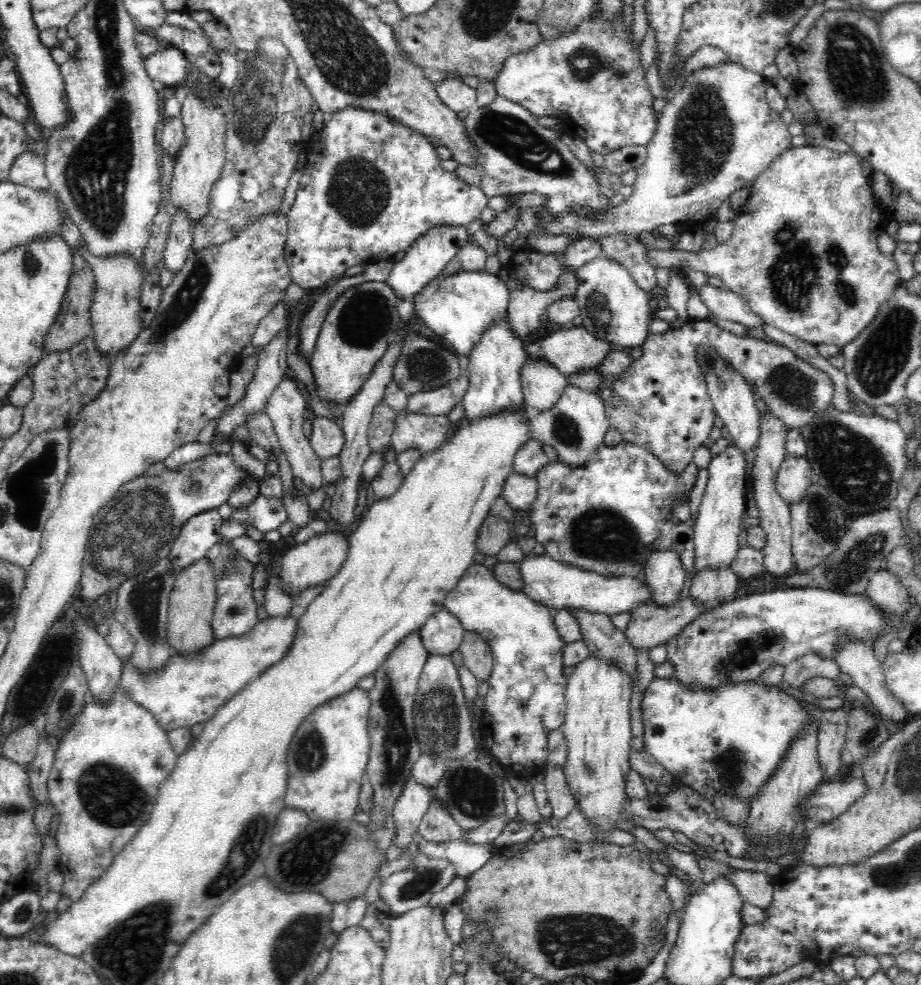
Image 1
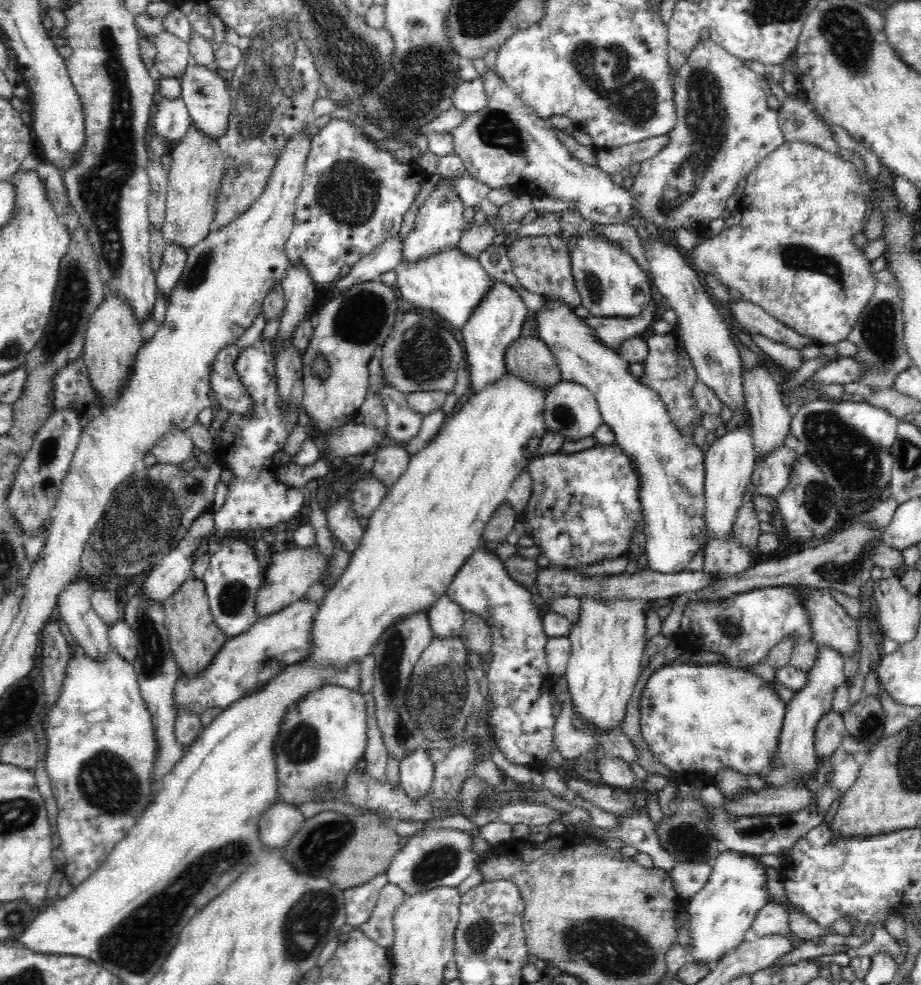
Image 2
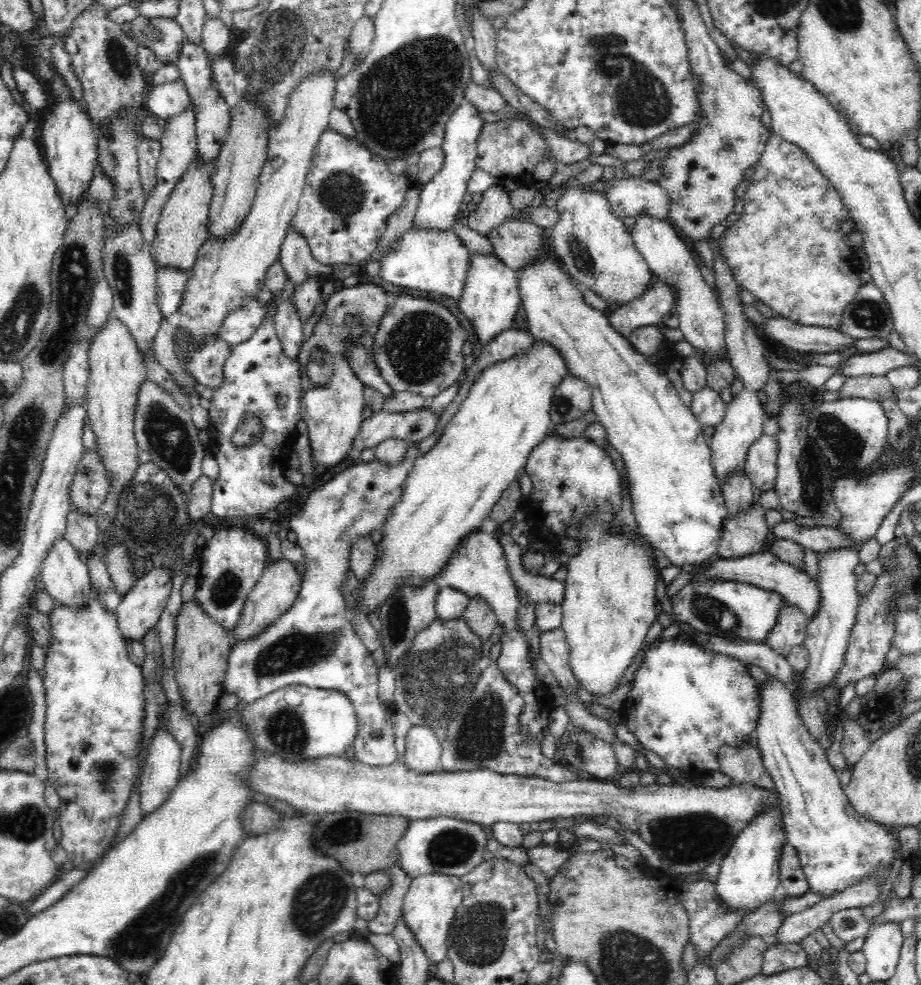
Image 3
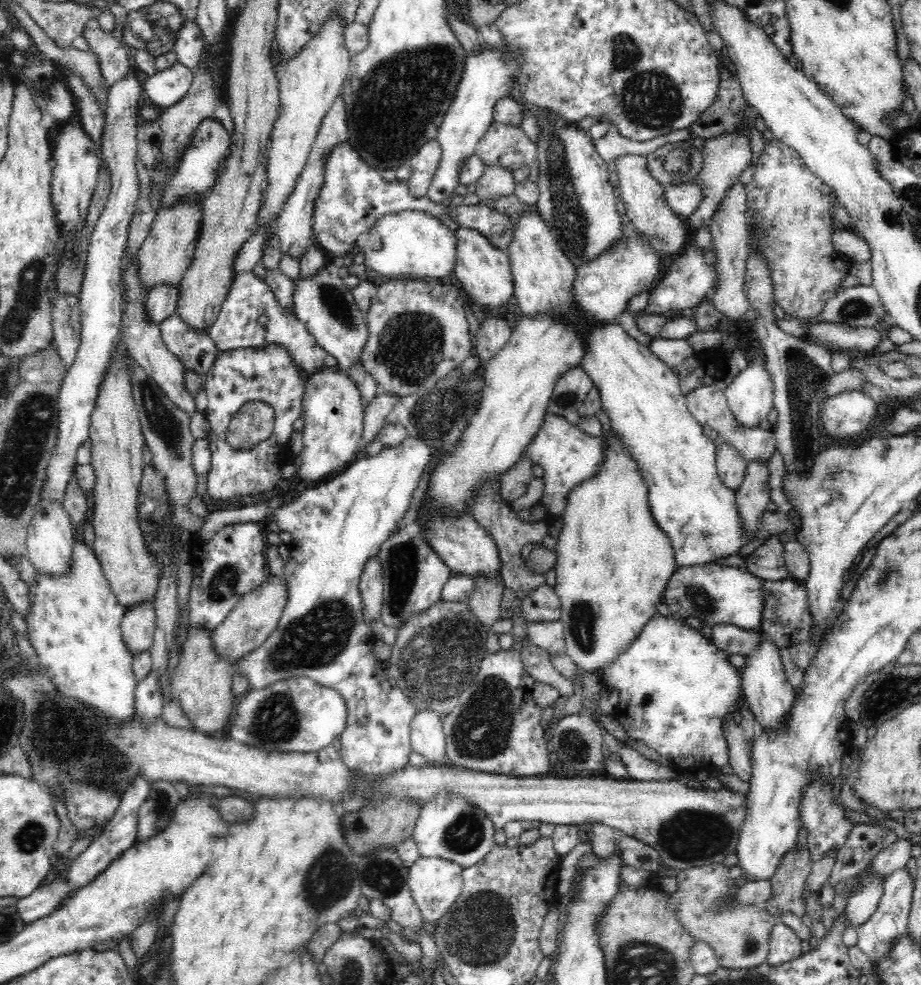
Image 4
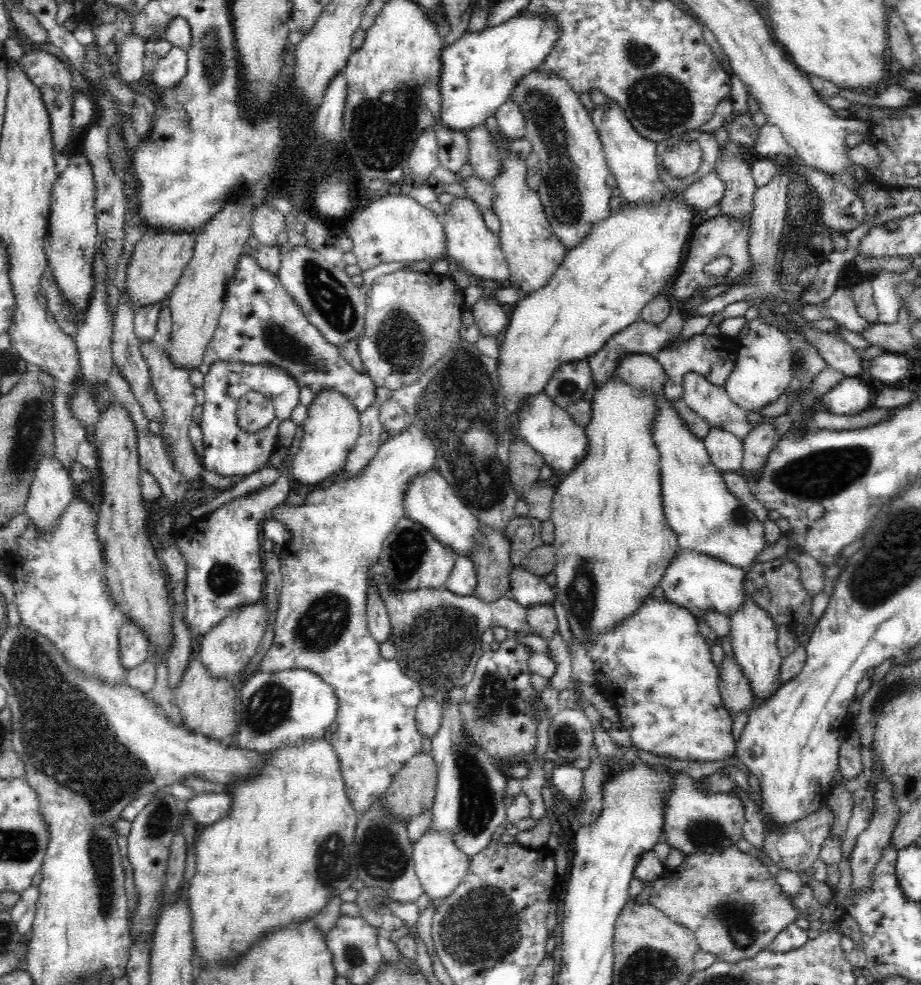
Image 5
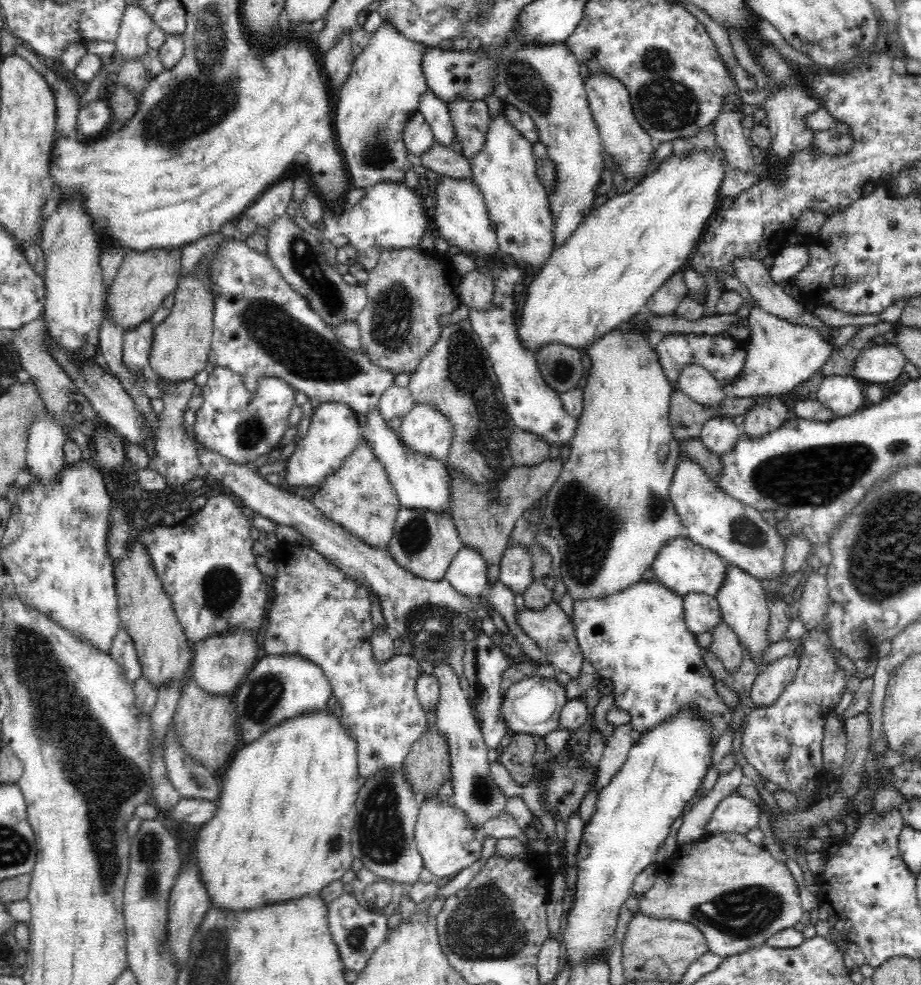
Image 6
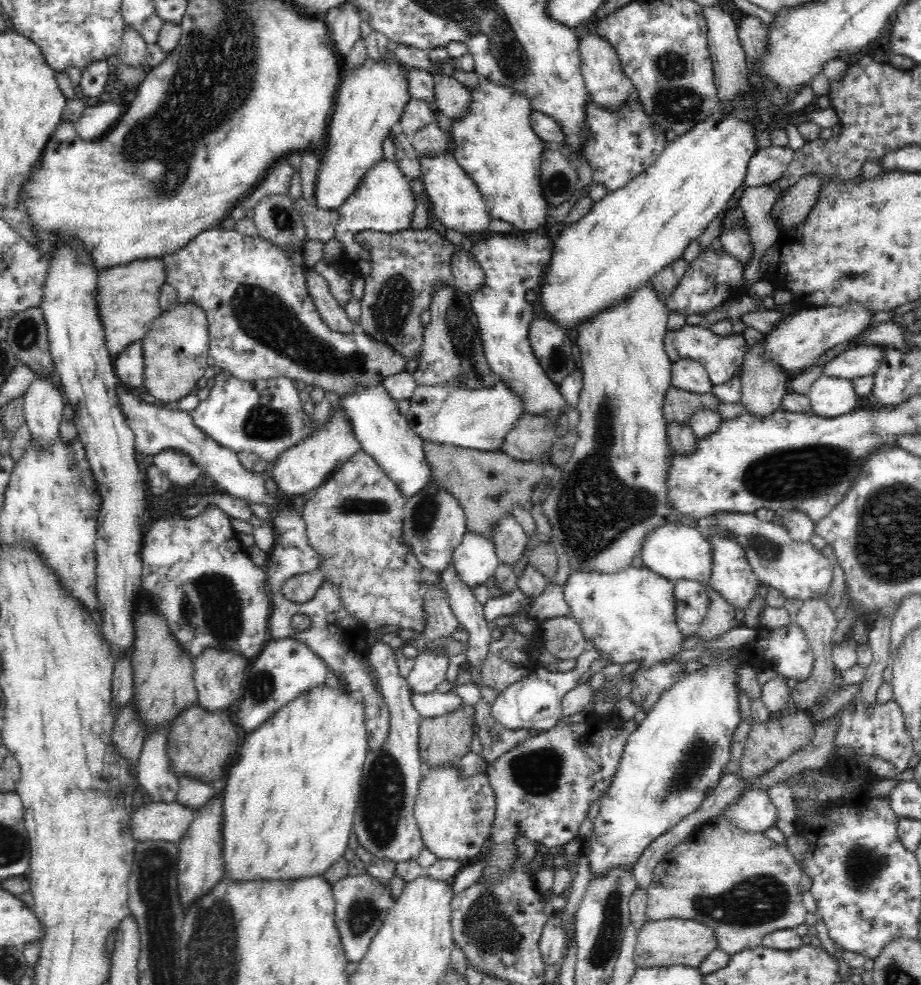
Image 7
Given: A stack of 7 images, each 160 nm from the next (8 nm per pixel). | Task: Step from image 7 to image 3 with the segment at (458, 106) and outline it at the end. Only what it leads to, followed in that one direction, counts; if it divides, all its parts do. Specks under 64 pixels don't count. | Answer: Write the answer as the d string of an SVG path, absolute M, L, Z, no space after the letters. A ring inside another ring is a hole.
M497 182L488 192L484 193L484 200L478 205L478 208L474 212L470 212L468 216L468 227L482 236L490 236L498 226L510 222L512 219L516 219L513 209L510 205L509 195L504 192L503 184Z

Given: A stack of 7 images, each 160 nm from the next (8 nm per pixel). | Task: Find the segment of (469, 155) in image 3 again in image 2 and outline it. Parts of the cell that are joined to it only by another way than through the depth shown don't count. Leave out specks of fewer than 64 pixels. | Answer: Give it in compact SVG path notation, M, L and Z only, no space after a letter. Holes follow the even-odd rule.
M437 187L434 192L423 202L416 214L416 223L402 243L402 264L416 264L420 260L426 260L434 254L450 252L458 247L462 234L468 230L463 218L465 207L455 190Z

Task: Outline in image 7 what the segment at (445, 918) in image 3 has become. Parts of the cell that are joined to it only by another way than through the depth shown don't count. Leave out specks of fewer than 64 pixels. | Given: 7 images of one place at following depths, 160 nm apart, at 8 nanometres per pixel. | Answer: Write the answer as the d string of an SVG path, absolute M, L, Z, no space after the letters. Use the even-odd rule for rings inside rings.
M456 766L426 770L415 804L415 820L423 848L432 852L436 860L456 860L464 865L475 862L481 858L491 837L495 811L496 793L486 774L467 778Z

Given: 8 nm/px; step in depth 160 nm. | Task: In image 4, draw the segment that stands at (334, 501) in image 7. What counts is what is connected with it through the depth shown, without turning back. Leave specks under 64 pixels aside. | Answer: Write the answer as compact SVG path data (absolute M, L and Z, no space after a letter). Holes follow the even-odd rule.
M380 389L377 397L372 402L369 402L364 410L363 433L357 454L363 456L362 450L376 438L377 432L382 429L386 415L397 406L399 398L399 395Z

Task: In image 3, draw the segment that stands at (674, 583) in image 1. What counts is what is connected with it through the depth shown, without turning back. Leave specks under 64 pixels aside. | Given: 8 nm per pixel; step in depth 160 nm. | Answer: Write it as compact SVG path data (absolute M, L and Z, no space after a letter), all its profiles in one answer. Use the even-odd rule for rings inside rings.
M544 258L542 262L536 262L534 266L526 268L524 272L519 274L518 288L521 306L523 310L526 310L528 326L530 327L528 332L535 341L546 342L547 344L552 345L552 347L562 355L568 374L580 378L586 382L586 384L590 385L593 398L592 410L595 412L595 415L607 432L606 440L608 440L613 448L616 448L620 453L624 466L626 467L633 513L637 522L637 531L642 535L642 539L646 541L646 544L648 544L652 550L668 558L670 564L673 564L674 566L687 569L706 563L714 557L714 552L716 552L716 547L720 540L722 526L728 519L728 511L723 500L722 488L718 485L717 476L712 467L708 439L706 439L702 433L703 426L698 422L696 415L680 401L680 397L678 397L678 393L674 389L672 383L668 380L668 377L666 375L660 375L654 365L650 365L647 356L636 351L629 339L624 339L612 326L610 326L610 322L603 311L596 310L584 302L582 292L574 287L574 283L570 281L570 278L571 277L567 272L561 270L561 264L557 264L553 258Z

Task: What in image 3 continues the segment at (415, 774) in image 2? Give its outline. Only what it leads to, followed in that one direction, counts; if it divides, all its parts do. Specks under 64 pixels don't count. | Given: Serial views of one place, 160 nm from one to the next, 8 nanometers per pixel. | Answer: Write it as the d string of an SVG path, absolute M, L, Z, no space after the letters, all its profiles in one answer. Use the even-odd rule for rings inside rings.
M411 726L406 736L406 752L399 760L416 774L436 774L441 770L441 744L426 726Z

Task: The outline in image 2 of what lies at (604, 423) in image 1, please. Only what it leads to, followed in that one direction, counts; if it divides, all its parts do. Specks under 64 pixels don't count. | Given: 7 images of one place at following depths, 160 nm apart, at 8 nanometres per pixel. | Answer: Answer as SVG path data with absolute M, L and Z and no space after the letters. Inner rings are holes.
M564 380L545 394L542 417L546 432L560 435L562 442L576 442L590 436L594 438L596 430L604 423L594 394L578 383Z

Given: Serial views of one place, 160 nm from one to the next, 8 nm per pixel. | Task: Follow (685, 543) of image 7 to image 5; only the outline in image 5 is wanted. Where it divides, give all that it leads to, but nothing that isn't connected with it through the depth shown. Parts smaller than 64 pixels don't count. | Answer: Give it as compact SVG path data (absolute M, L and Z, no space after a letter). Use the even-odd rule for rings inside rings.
M678 550L674 560L666 569L660 585L666 600L689 611L707 613L716 611L731 617L747 598L745 576L749 569L741 569L724 561L694 554L690 550Z

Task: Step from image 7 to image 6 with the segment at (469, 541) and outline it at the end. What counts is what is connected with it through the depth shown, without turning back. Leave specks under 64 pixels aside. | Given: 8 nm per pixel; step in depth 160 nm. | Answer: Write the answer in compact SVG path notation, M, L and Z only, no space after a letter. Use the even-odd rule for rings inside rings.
M462 548L451 560L445 579L462 596L474 598L484 595L488 585L486 562L472 548Z

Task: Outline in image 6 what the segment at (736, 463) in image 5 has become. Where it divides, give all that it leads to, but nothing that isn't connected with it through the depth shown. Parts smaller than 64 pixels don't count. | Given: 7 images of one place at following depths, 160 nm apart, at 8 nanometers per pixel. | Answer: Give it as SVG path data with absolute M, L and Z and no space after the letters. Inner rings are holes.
M718 416L704 423L700 439L704 447L712 449L722 458L735 447L742 434L742 427L735 425L731 418Z

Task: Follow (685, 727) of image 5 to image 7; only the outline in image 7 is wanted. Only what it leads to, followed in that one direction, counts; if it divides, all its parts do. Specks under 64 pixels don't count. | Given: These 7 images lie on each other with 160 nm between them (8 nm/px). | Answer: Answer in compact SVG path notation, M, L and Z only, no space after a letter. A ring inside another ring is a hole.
M632 567L618 573L586 573L585 571L572 571L570 578L563 586L563 596L569 607L569 616L576 621L582 637L593 644L594 652L598 658L608 661L610 665L617 667L636 661L639 670L629 681L633 681L634 686L630 697L636 707L644 709L644 714L648 714L660 696L674 686L680 676L686 674L682 668L683 664L676 658L684 650L682 644L685 636L680 632L675 615L675 586L672 581L650 571L646 567Z

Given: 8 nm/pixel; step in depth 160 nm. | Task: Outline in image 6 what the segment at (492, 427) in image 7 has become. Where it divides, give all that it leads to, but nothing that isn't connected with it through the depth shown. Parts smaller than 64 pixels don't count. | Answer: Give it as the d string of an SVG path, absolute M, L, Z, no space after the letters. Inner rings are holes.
M414 405L401 419L398 439L404 447L445 463L452 440L448 419L430 405Z

